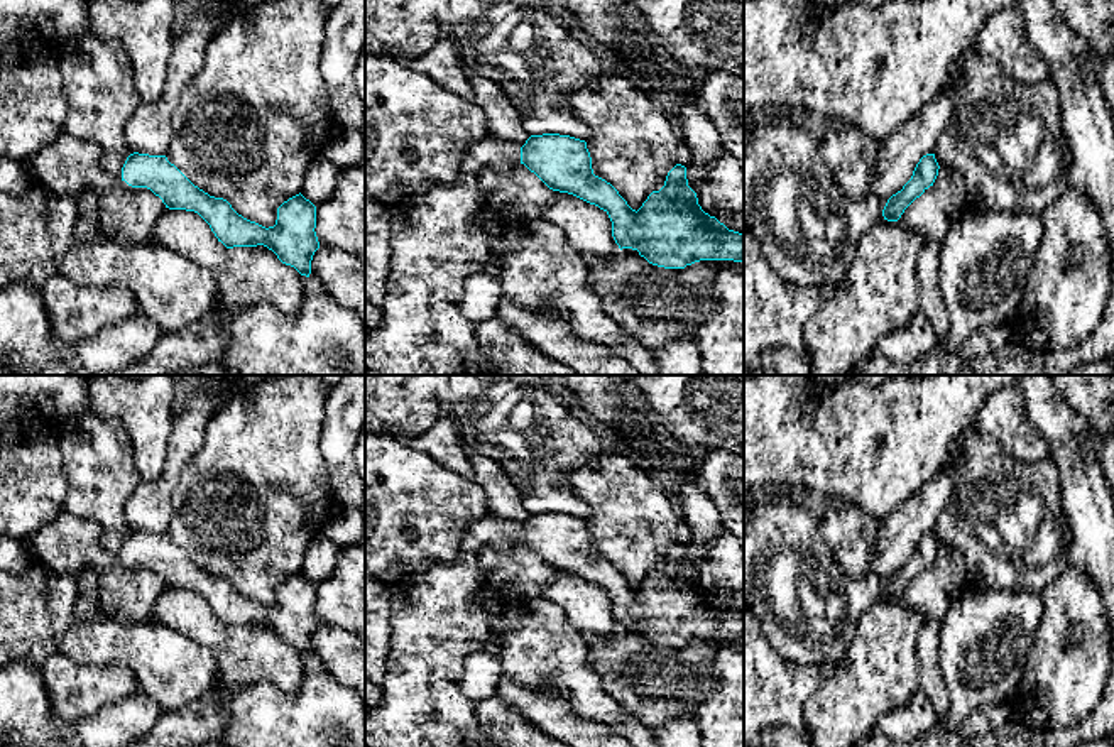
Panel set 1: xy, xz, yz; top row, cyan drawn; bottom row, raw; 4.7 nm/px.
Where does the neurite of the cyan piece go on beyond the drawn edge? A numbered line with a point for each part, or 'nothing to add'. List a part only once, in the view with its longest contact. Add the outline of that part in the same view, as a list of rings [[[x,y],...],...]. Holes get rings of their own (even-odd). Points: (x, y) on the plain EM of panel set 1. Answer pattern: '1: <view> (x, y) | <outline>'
1: xz (487, 531) | [[[487,514],[463,531],[458,553],[478,554],[485,548],[511,549],[519,543],[521,524]]]

